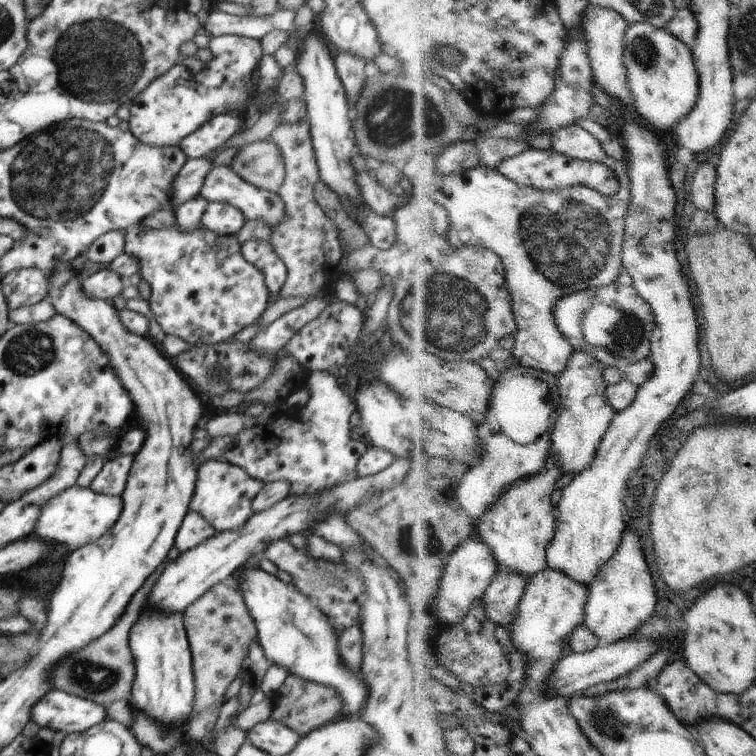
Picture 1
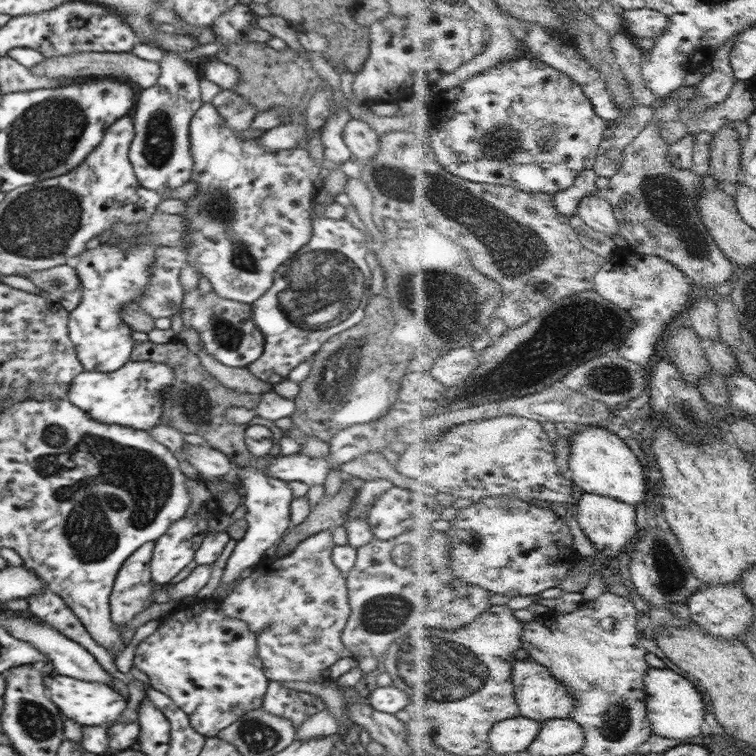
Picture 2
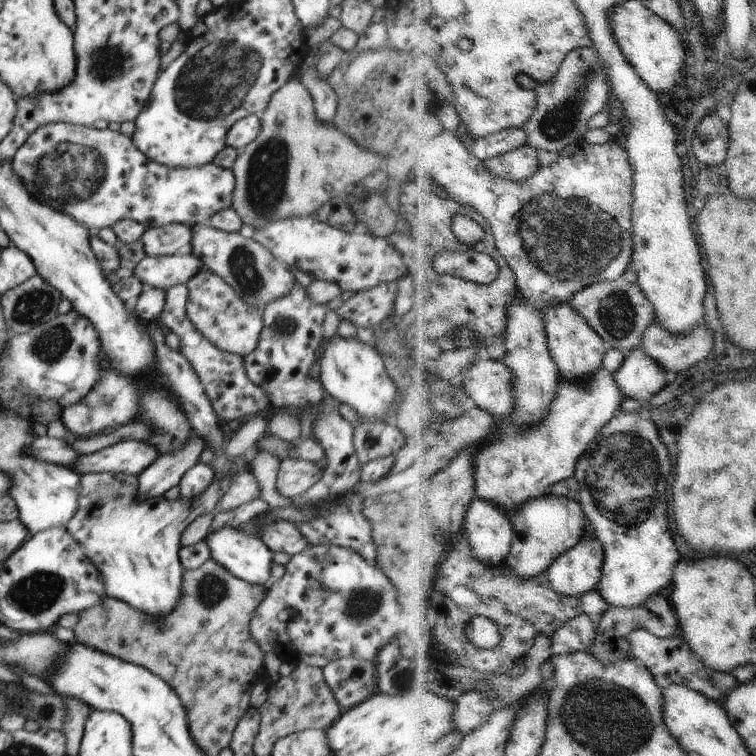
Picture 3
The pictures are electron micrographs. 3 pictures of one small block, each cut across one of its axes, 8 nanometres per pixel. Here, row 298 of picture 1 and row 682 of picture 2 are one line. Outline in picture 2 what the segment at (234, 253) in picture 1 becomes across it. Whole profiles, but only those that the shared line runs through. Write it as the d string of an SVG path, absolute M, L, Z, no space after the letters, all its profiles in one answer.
M208 598L185 609L176 608L176 613L162 618L158 629L136 646L133 659L133 666L148 675L149 687L167 694L188 715L191 727L205 738L216 737L243 714L261 708L270 682L257 653L257 634L243 620L222 614L218 606L219 601Z

